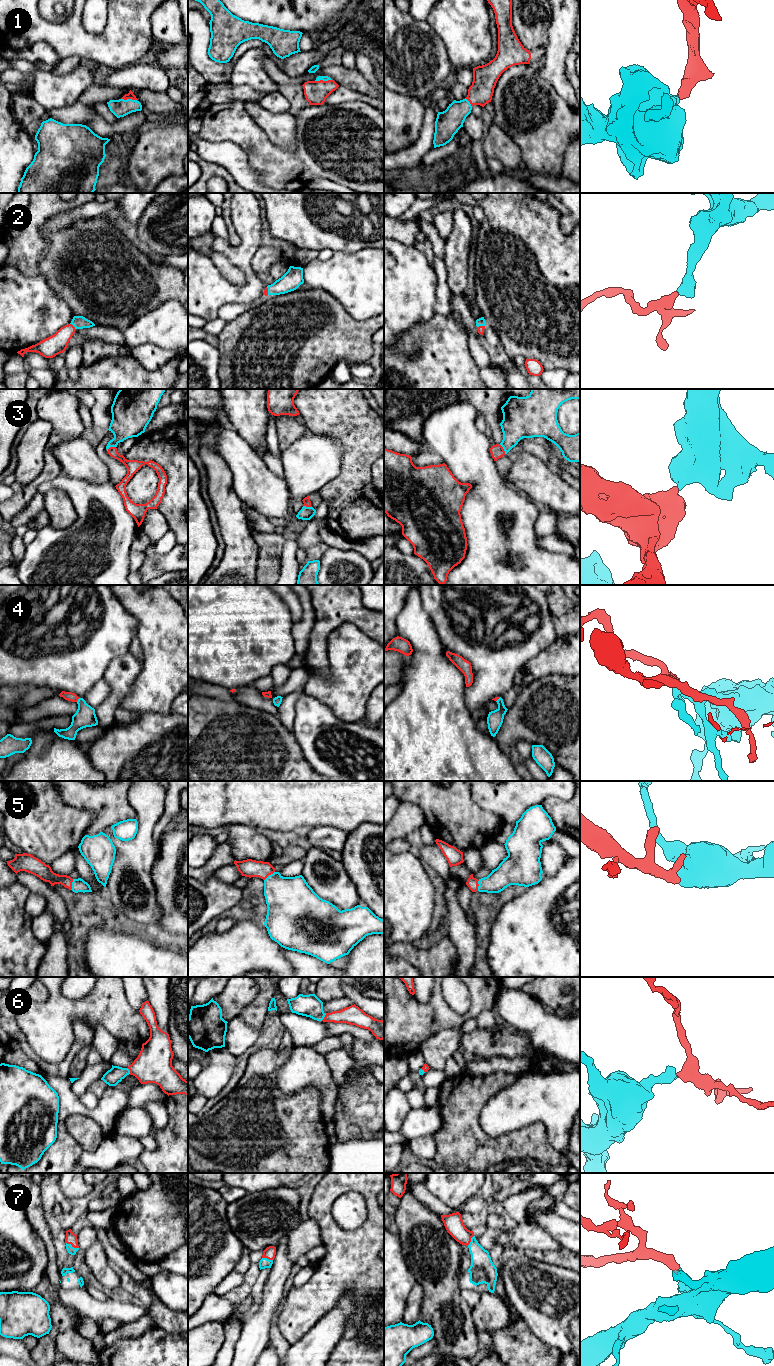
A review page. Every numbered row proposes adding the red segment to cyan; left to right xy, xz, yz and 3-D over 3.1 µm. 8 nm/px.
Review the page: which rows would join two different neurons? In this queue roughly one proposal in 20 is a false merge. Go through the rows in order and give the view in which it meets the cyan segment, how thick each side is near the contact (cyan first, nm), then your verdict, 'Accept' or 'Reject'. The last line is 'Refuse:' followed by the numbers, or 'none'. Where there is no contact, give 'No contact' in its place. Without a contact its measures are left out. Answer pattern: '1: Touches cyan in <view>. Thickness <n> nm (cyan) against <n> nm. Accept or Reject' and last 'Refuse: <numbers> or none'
1: Touches cyan in xy. Thickness 140 nm (cyan) against 60 nm. Accept
2: Touches cyan in xy. Thickness 110 nm (cyan) against 160 nm. Accept
3: Touches cyan in yz. Thickness 260 nm (cyan) against 110 nm. Accept
4: Touches cyan in xy. Thickness 170 nm (cyan) against 70 nm. Accept
5: Touches cyan in xy. Thickness 110 nm (cyan) against 120 nm. Accept
6: Touches cyan in xz. Thickness 180 nm (cyan) against 160 nm. Accept
7: Touches cyan in xy. Thickness 70 nm (cyan) against 90 nm. Accept
Refuse: none

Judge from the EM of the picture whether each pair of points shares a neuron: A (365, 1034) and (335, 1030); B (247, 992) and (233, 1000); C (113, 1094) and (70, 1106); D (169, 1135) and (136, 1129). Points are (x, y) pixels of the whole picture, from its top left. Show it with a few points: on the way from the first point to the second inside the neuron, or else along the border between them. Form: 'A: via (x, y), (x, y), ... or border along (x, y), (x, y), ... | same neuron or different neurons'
A: via (358, 1033), (352, 1029), (342, 1029) | same neuron
B: via (244, 992), (241, 992), (236, 997) | same neuron
C: via (104, 1105), (97, 1112), (87, 1112), (81, 1109) | same neuron
D: border along (154, 1128), (152, 1133) | different neurons

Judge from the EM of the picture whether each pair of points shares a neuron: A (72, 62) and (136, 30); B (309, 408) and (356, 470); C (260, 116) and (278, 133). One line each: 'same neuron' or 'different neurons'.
A: different neurons
B: same neuron
C: same neuron

